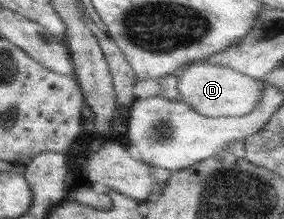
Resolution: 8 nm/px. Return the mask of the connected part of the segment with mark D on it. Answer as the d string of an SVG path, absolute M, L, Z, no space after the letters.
M205 61L183 65L175 72L177 88L182 102L199 114L208 117L240 117L249 114L262 97L263 81L251 78L226 66L212 65Z

